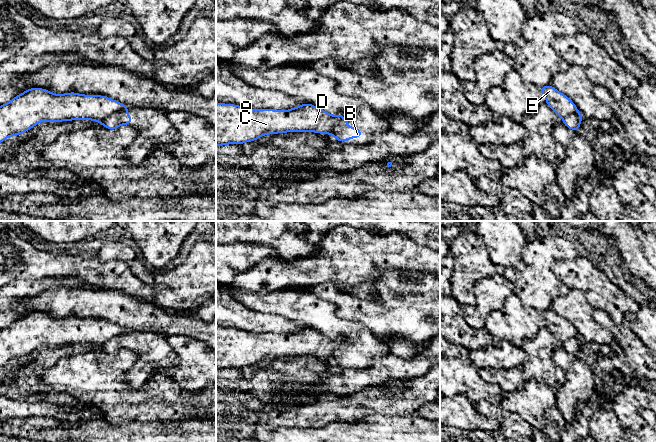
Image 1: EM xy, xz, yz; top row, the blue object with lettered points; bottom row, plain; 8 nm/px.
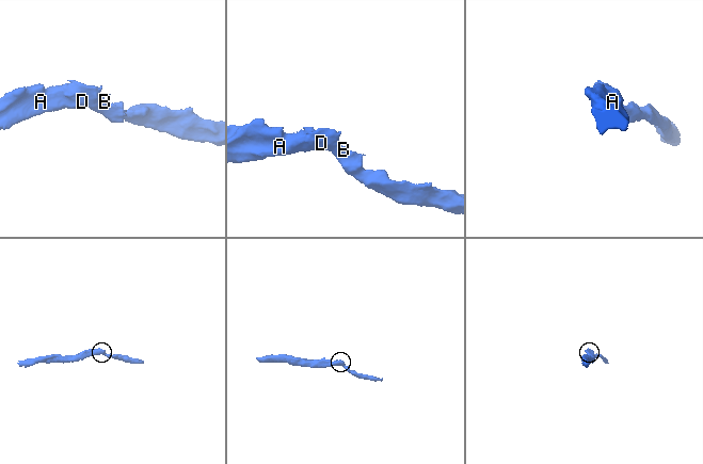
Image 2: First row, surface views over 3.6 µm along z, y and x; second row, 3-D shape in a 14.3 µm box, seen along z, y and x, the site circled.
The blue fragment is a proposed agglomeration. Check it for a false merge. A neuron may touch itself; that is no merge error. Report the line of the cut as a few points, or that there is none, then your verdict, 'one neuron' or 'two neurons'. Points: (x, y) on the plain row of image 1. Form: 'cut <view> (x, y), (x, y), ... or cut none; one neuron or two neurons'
cut xy (128, 331), (108, 339), (101, 347); two neurons

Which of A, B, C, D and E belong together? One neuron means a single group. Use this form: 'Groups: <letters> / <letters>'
Groups: A C D E / B

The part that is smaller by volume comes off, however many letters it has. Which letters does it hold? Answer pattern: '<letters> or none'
B

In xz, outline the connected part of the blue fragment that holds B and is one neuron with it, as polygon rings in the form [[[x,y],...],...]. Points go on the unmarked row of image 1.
[[[342,344],[333,352],[334,362],[343,367],[349,365],[352,362],[362,362],[362,354],[360,352],[352,352],[347,344]]]

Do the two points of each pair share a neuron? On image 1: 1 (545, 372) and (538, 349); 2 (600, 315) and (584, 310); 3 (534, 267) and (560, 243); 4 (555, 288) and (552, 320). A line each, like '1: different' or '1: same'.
1: same
2: different
3: same
4: different

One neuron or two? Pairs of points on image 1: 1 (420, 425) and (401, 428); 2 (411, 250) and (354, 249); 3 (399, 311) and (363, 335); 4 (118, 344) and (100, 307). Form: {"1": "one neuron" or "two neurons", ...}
{"1": "one neuron", "2": "one neuron", "3": "two neurons", "4": "two neurons"}

